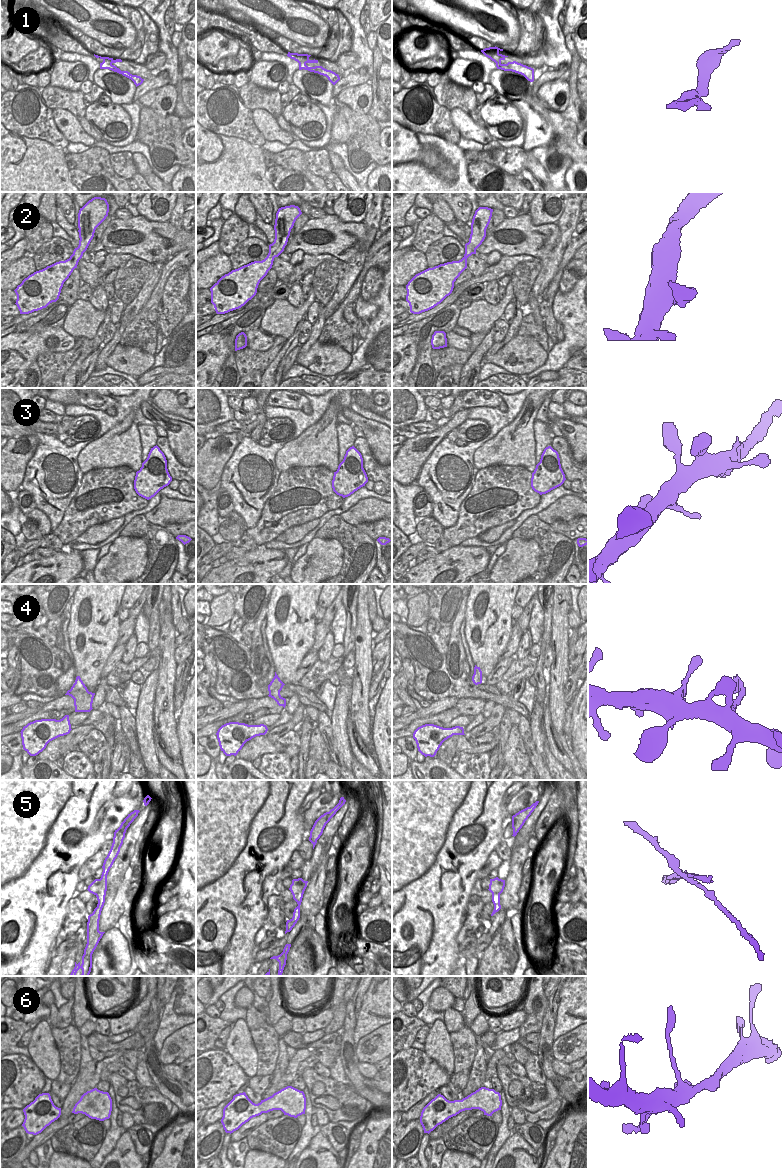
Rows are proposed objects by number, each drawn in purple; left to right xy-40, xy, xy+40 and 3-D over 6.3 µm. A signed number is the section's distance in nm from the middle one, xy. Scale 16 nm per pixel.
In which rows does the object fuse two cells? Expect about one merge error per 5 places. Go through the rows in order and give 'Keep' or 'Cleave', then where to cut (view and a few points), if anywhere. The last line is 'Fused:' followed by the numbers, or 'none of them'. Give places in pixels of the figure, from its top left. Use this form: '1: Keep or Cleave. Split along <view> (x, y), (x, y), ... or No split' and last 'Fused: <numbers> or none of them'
1: Keep. No split
2: Keep. No split
3: Keep. No split
4: Keep. No split
5: Cleave. Split along xy-40 (100, 878), (102, 887), (96, 895)
6: Keep. No split
Fused: 5

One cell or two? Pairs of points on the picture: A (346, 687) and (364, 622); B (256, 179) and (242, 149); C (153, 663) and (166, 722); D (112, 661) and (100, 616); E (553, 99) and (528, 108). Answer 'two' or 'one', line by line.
A: two
B: one
C: two
D: two
E: two

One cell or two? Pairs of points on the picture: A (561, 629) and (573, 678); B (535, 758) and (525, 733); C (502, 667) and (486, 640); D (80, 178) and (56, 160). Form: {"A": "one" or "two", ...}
{"A": "two", "B": "one", "C": "two", "D": "two"}

